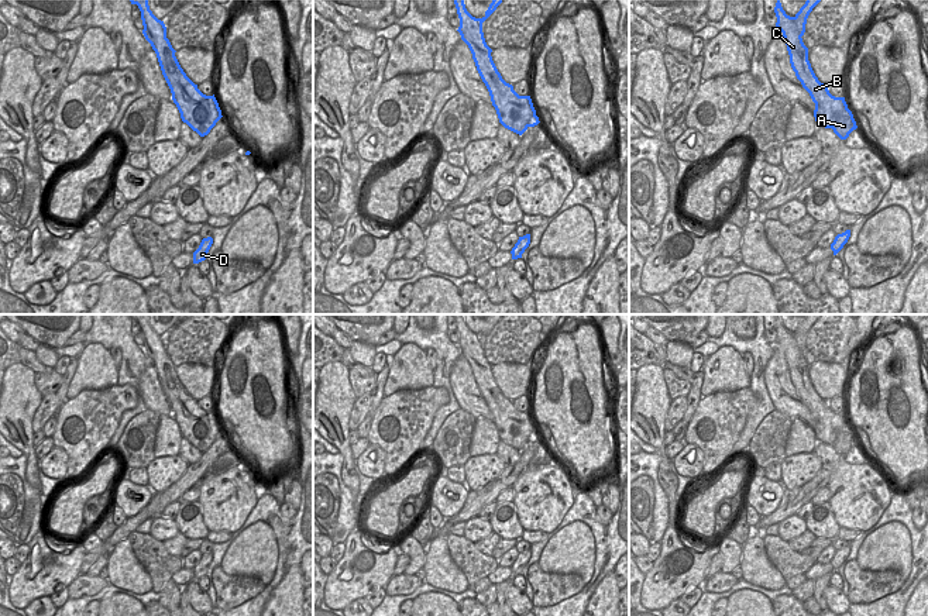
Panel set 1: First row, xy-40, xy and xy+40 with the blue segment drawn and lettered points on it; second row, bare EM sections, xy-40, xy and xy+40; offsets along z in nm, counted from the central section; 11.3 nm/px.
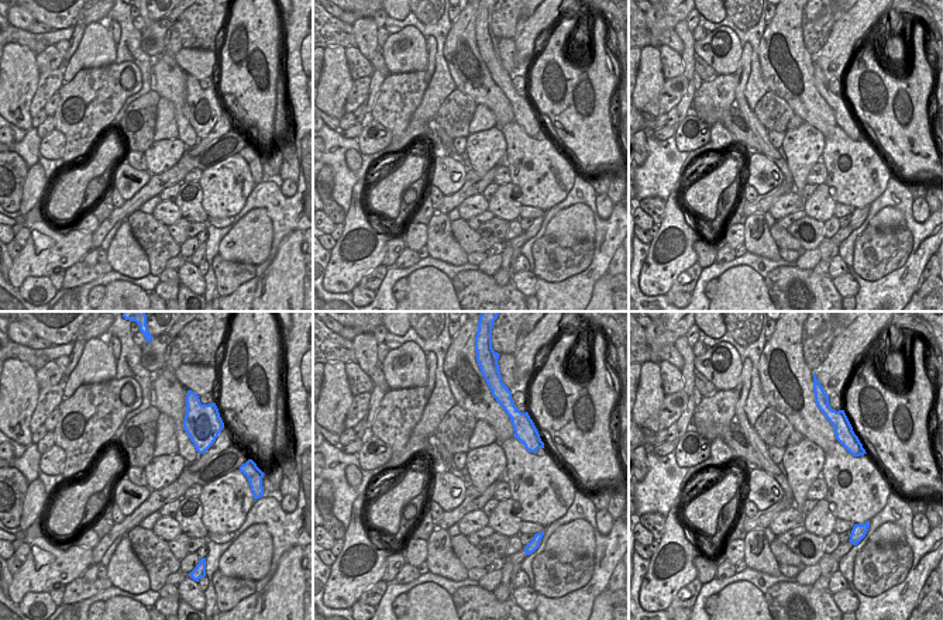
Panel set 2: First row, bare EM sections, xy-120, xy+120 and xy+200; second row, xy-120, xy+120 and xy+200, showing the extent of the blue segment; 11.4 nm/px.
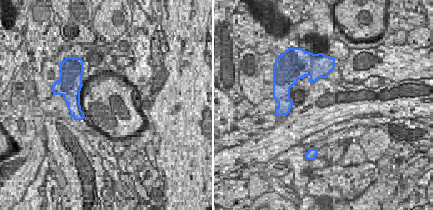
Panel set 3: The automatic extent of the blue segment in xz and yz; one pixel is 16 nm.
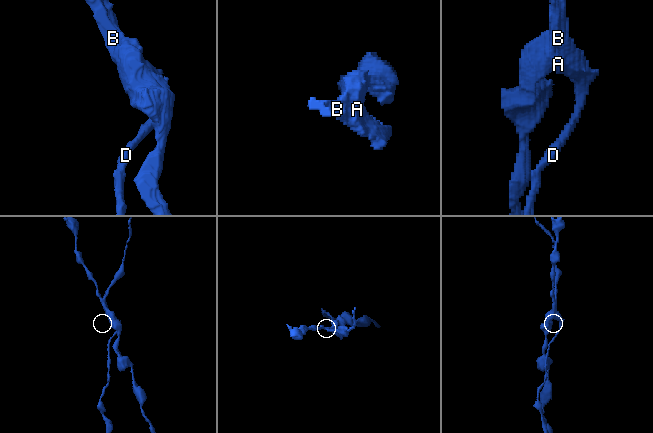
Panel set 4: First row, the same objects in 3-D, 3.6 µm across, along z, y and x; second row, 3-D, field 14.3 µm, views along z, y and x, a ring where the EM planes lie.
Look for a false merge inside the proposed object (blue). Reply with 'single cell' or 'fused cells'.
fused cells

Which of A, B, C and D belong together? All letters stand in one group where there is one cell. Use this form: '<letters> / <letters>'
A D / B C

